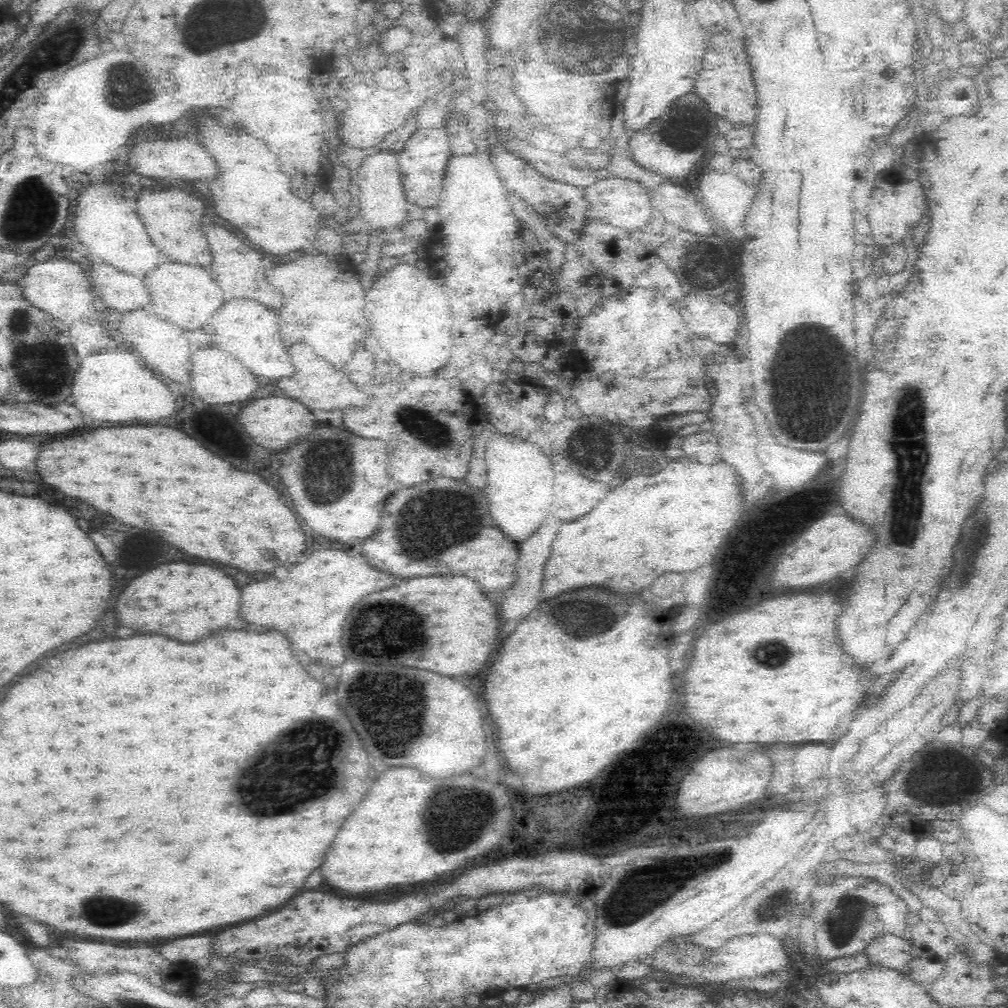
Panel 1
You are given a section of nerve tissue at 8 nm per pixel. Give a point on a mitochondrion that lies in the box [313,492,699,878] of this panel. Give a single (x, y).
(399, 731)

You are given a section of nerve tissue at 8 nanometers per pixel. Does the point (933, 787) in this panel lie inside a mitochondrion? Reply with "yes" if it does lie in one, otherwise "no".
yes

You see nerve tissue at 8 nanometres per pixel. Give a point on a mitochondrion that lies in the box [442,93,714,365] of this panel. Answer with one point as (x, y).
(682, 131)

